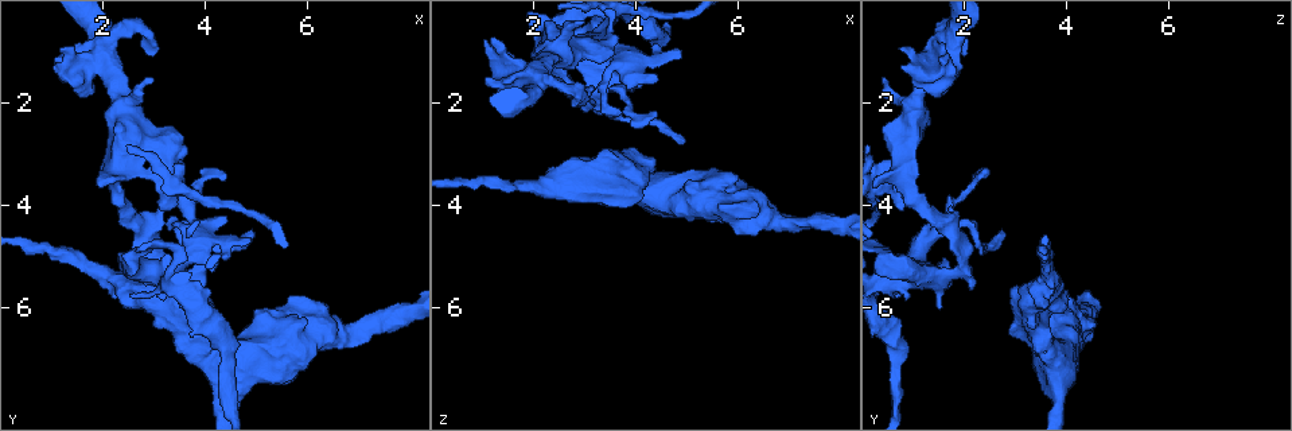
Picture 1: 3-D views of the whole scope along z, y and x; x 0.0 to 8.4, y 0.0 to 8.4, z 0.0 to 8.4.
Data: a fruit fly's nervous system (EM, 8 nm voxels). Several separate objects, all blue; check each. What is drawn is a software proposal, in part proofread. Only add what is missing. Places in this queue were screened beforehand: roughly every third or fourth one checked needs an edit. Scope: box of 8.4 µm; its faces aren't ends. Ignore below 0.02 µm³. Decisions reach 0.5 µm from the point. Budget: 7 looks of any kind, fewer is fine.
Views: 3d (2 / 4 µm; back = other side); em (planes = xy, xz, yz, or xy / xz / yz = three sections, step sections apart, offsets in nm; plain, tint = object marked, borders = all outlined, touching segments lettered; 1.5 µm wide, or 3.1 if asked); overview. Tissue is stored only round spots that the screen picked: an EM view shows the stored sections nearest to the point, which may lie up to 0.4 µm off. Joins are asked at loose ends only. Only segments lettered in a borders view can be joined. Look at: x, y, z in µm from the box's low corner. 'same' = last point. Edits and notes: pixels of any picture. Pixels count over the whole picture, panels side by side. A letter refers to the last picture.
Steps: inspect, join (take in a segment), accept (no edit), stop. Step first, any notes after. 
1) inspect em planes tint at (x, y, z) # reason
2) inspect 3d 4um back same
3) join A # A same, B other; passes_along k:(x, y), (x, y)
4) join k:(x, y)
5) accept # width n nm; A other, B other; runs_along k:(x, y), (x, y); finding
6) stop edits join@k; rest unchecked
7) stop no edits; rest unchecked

inspect 3d 4um at (3.00, 1.05, 2.05) # branch stops here

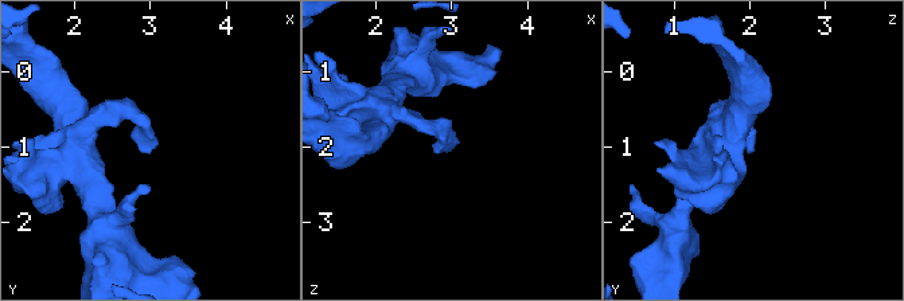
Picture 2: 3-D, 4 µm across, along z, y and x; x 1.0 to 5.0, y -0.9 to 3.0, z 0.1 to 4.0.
inspect em xy step 8 borders at (3.05, 1.05, 1.95) # shape alone is not enough

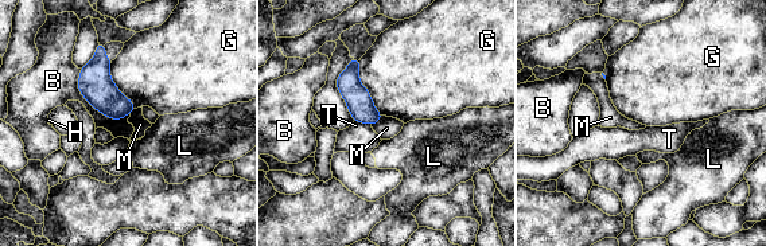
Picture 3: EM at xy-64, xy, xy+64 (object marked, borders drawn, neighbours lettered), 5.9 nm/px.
accept # width 130 nm; B other, G other, H other, L other, M other, T other; border 3:(80, 69), (96, 109), (129, 114); no lettered segment goes on from it

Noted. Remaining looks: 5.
inspect 3d 2um at (4.85, 4.55, 2.75) # free end

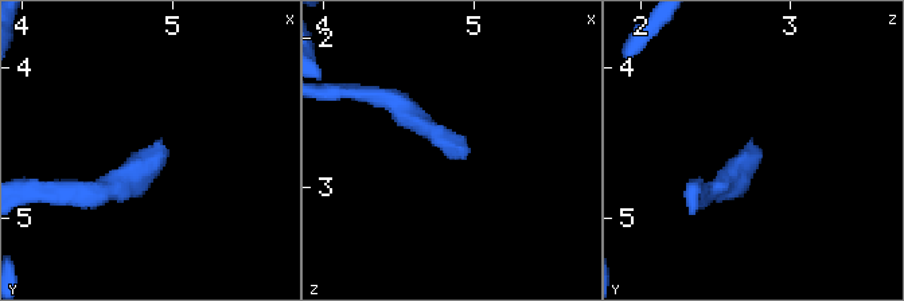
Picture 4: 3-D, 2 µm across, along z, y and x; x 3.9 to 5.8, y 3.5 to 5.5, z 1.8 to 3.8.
inspect em planes tint at (4.94, 4.48, 2.78) # need the tissue

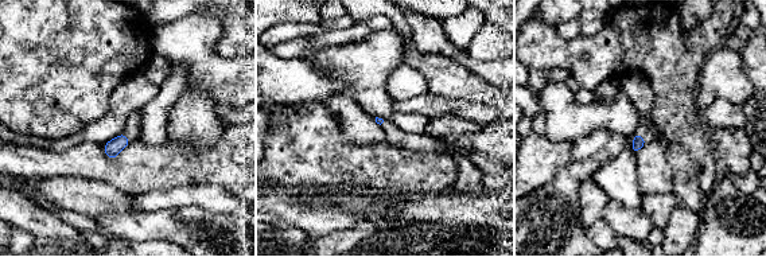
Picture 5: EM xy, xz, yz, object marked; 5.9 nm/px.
inspect em planes borders same

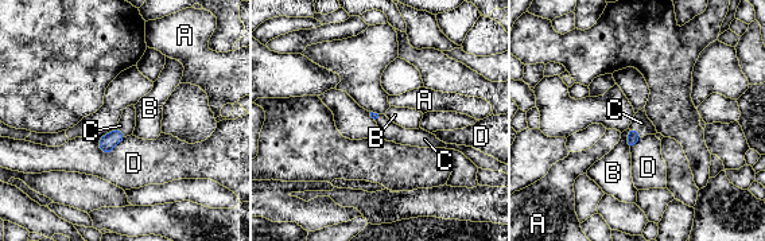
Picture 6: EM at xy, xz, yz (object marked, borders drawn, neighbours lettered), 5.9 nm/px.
join C # A other, B other, C same, D other; passes_along 6:(633, 136), (636, 131), (641, 123); the neuron continues

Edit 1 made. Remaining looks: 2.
stop edits join@6; rest unchecked

